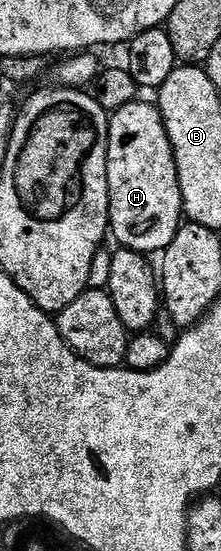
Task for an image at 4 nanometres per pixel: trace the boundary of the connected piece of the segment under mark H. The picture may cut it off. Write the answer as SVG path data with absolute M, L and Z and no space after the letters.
M142 100L125 104L108 120L108 225L111 237L116 237L121 247L152 256L155 250L167 250L180 231L183 214L184 201L178 184L174 152L159 109L153 103L151 106Z

